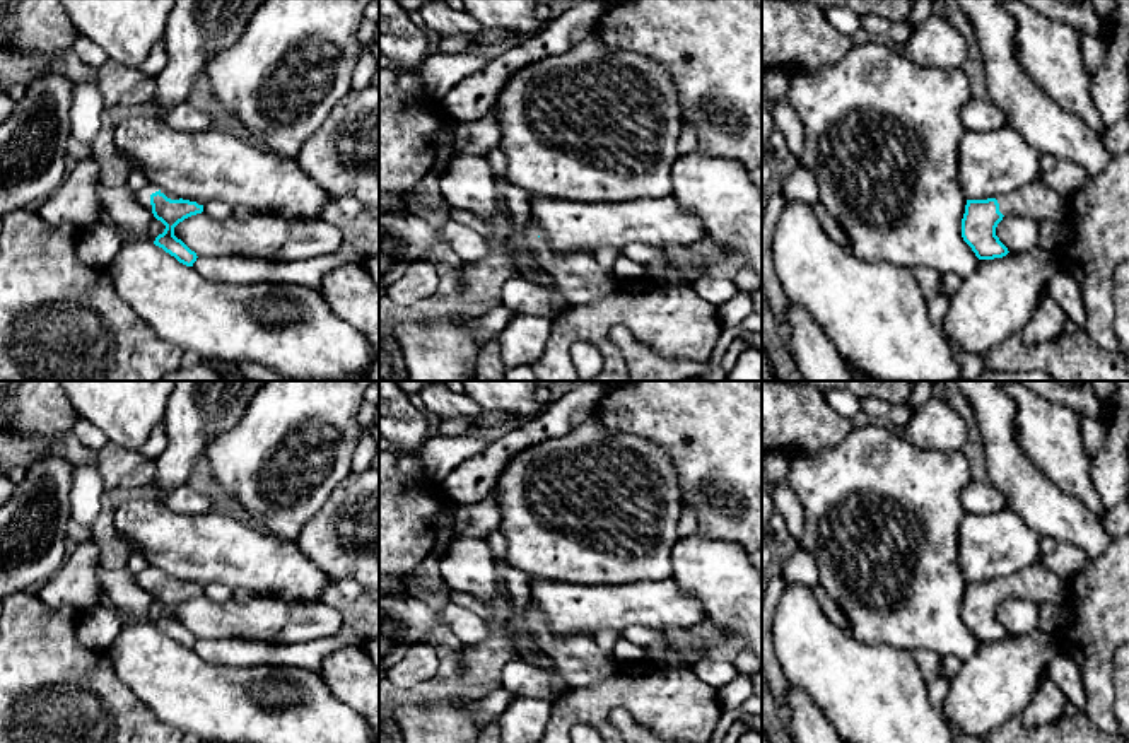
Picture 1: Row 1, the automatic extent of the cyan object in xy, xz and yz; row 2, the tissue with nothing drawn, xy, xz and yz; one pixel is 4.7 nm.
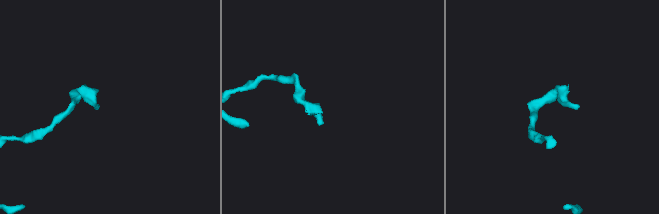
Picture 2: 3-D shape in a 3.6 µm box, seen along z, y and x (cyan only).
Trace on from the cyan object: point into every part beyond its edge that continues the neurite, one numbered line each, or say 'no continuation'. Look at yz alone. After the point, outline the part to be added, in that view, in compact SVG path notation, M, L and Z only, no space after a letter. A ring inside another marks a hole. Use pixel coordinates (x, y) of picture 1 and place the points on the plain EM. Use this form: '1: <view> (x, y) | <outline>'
1: yz (1037, 583) | M1040 560L996 579L996 582L1004 600L1027 598L1037 605L1061 605L1066 598L1062 577L1047 569Z

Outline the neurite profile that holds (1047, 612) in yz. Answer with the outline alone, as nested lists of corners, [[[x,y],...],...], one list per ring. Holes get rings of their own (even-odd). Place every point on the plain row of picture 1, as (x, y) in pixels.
[[[1054,603],[1038,605],[1038,629],[1040,630],[1054,635],[1057,618],[1059,618],[1059,606],[1057,605],[1054,605]]]

